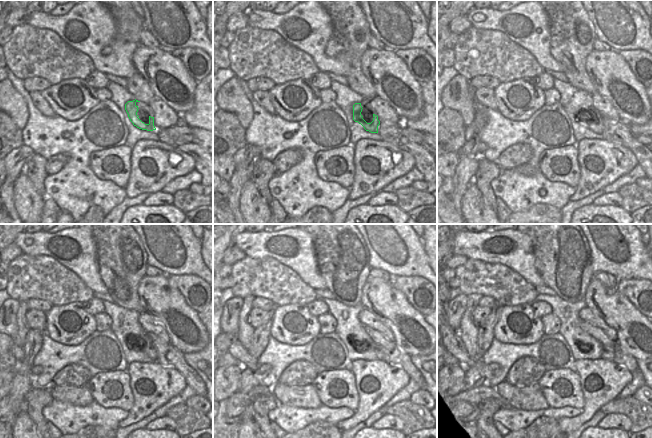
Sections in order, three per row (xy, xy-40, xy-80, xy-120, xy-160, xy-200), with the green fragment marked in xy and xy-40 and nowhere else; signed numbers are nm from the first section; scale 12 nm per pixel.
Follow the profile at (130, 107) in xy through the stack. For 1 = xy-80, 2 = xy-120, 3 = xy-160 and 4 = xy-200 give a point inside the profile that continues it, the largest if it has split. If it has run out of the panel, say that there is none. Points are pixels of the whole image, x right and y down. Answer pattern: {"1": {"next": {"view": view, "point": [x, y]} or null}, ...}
{"1": {"next": {"view": "xy-80", "point": [597, 127]}}, "2": {"next": {"view": "xy-120", "point": [150, 350]}}, "3": {"next": {"view": "xy-160", "point": [381, 354]}}, "4": {"next": {"view": "xy-200", "point": [607, 353]}}}

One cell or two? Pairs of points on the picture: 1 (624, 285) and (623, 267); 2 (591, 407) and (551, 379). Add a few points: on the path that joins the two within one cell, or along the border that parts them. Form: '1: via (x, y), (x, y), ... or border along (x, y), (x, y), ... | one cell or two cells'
1: border along (641, 278), (620, 278), (618, 280) | two cells
2: border along (579, 379), (583, 395), (583, 408), (581, 410) | two cells

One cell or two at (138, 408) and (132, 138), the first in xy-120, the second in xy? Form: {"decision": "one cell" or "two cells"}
{"decision": "two cells"}

